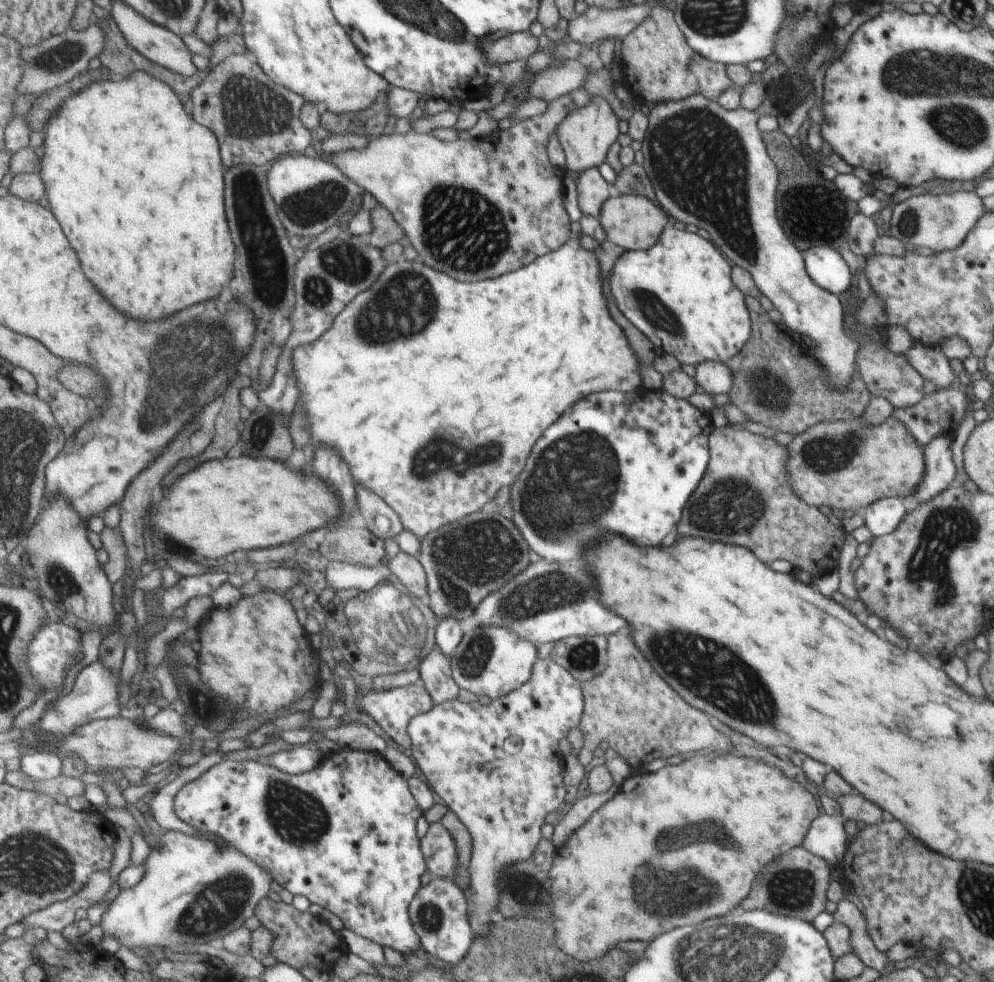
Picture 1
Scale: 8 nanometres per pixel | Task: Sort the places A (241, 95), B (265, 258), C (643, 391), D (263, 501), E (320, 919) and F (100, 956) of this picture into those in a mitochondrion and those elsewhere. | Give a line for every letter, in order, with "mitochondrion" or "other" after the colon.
A: mitochondrion
B: mitochondrion
C: other
D: other
E: other
F: other

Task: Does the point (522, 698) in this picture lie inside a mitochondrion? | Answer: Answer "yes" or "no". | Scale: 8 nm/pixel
no

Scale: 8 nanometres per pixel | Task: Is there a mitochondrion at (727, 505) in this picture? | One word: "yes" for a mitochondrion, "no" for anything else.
yes

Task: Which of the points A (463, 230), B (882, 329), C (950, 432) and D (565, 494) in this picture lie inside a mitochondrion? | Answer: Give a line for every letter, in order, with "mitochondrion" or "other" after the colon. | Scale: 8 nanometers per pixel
A: mitochondrion
B: other
C: other
D: mitochondrion

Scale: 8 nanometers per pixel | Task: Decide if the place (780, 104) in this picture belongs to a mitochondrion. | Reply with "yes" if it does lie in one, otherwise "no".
no

